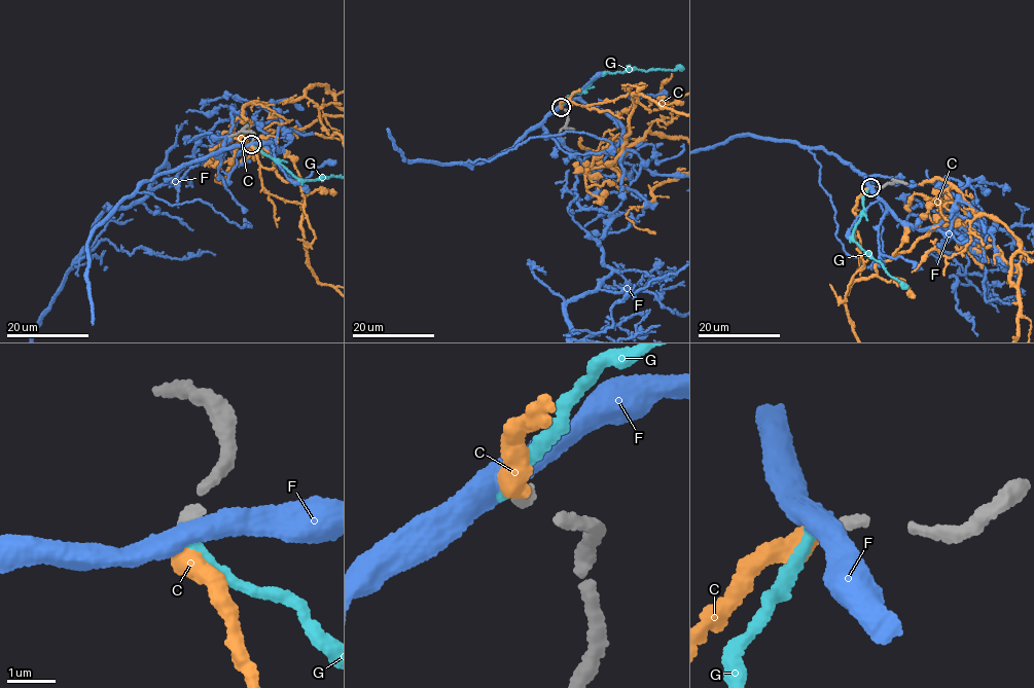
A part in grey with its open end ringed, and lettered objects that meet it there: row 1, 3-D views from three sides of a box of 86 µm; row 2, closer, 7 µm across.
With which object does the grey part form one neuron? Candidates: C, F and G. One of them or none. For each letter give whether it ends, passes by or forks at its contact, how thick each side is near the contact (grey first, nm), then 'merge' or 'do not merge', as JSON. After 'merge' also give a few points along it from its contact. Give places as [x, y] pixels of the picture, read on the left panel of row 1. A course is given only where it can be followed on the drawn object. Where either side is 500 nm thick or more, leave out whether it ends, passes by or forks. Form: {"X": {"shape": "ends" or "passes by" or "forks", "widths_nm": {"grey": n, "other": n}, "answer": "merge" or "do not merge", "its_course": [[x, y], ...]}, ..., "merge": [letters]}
{"C": {"shape": "ends", "widths_nm": {"grey": 280, "other": 440}, "answer": "merge"}, "F": {"shape": "passes by", "widths_nm": {"grey": 280, "other": 460}, "answer": "do not merge"}, "G": {"shape": "ends", "widths_nm": {"grey": 280, "other": 260}, "answer": "do not merge"}, "merge": ["C"]}

